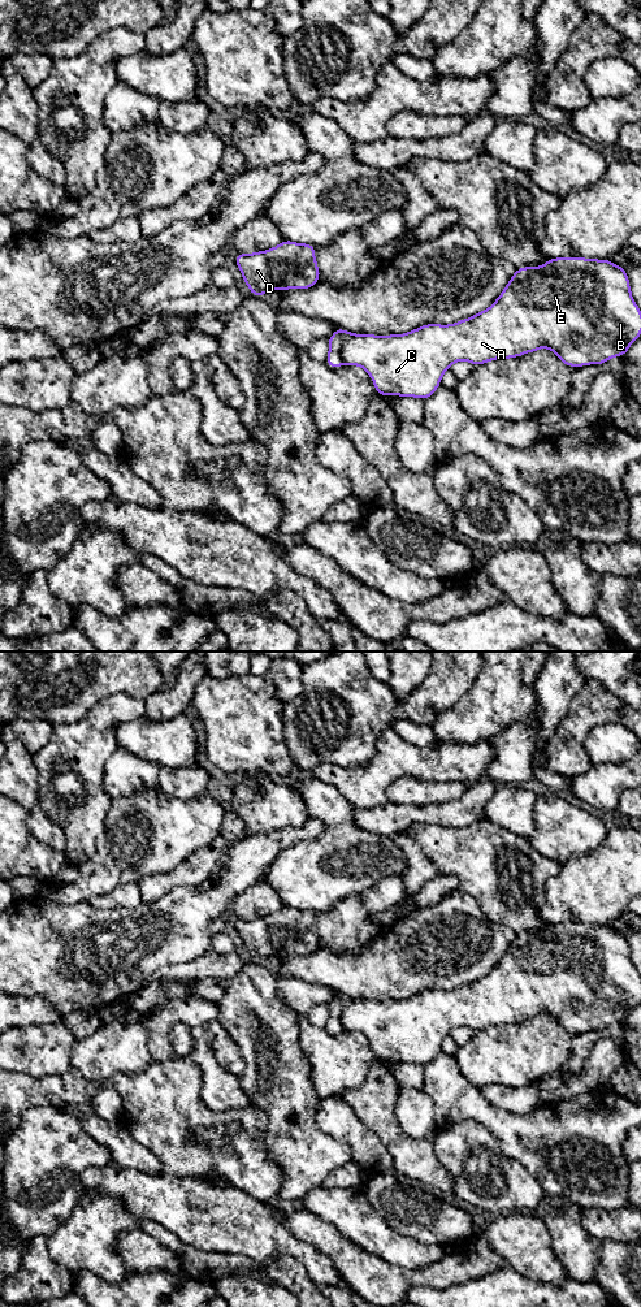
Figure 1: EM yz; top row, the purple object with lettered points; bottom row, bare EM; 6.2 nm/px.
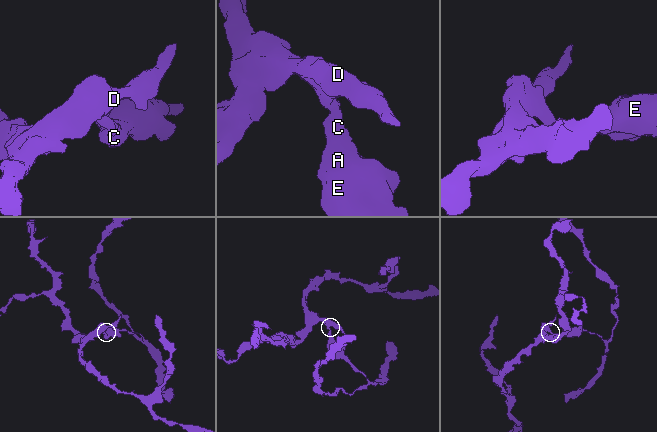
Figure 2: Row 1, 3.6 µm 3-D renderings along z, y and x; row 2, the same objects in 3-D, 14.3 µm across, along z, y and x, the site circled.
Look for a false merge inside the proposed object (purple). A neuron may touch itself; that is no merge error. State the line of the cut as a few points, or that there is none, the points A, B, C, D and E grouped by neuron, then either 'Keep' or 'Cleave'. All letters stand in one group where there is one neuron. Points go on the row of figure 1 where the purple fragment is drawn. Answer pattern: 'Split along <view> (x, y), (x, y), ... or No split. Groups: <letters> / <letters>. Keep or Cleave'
Split along yz (345, 330), (341, 363). Groups: A B C E / D. Cleave

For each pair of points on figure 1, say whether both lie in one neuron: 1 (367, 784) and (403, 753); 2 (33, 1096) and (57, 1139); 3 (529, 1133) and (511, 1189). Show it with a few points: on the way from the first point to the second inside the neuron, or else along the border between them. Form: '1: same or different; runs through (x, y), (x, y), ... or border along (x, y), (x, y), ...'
1: same; runs through (376, 777), (394, 758)
2: different; border along (50, 1102), (30, 1106), (17, 1126)
3: different; border along (498, 1141), (502, 1150), (516, 1159), (541, 1184)

